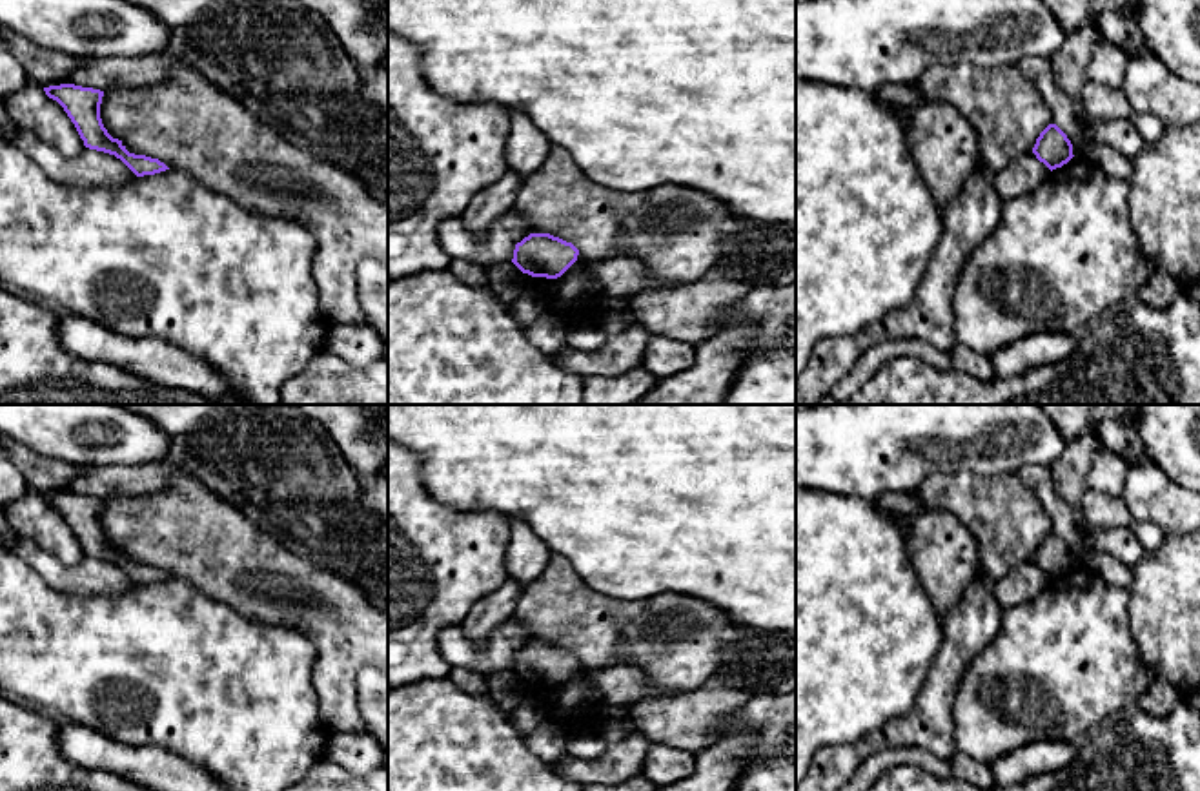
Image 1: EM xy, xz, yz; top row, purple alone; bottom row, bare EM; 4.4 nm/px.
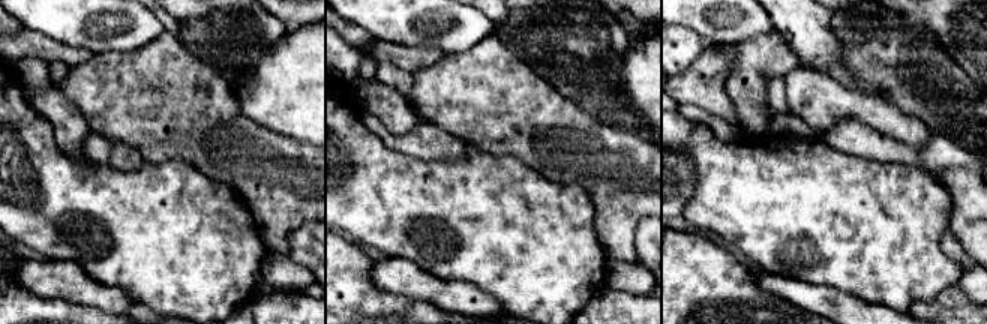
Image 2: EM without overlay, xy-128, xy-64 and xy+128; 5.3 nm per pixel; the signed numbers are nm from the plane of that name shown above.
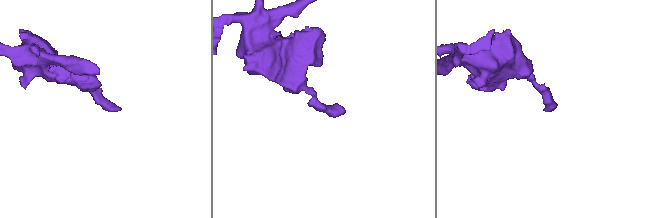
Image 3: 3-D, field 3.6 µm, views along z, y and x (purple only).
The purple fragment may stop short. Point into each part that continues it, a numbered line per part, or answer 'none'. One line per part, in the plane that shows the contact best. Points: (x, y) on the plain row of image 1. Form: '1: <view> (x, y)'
none

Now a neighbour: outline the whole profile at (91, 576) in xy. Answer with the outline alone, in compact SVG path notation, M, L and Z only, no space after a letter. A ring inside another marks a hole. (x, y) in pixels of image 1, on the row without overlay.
M18 539L13 550L64 594L117 596L137 585L120 567L104 560L86 556L80 563L67 567L29 539Z

